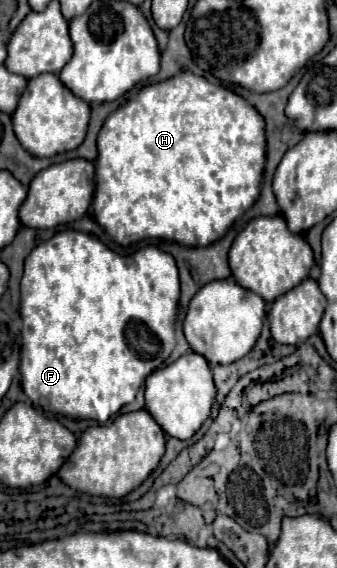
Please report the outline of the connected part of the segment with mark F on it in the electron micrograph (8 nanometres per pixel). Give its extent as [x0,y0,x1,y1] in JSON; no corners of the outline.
[20,230,180,424]

